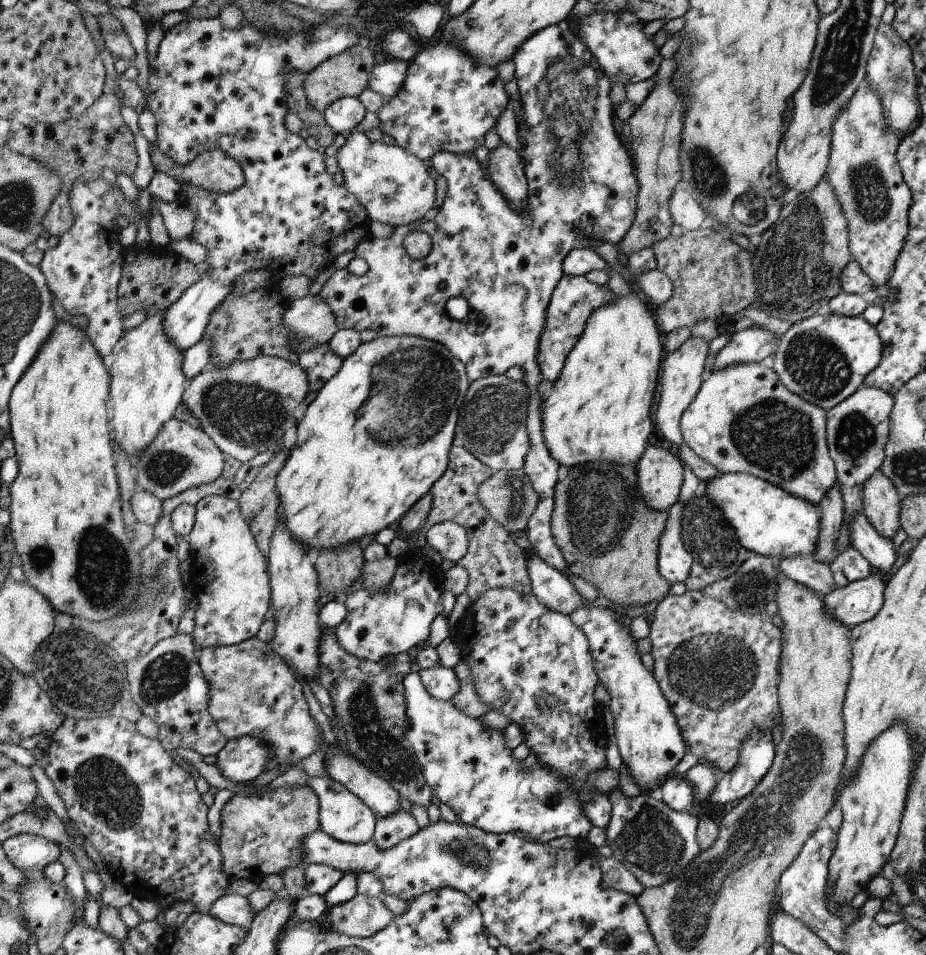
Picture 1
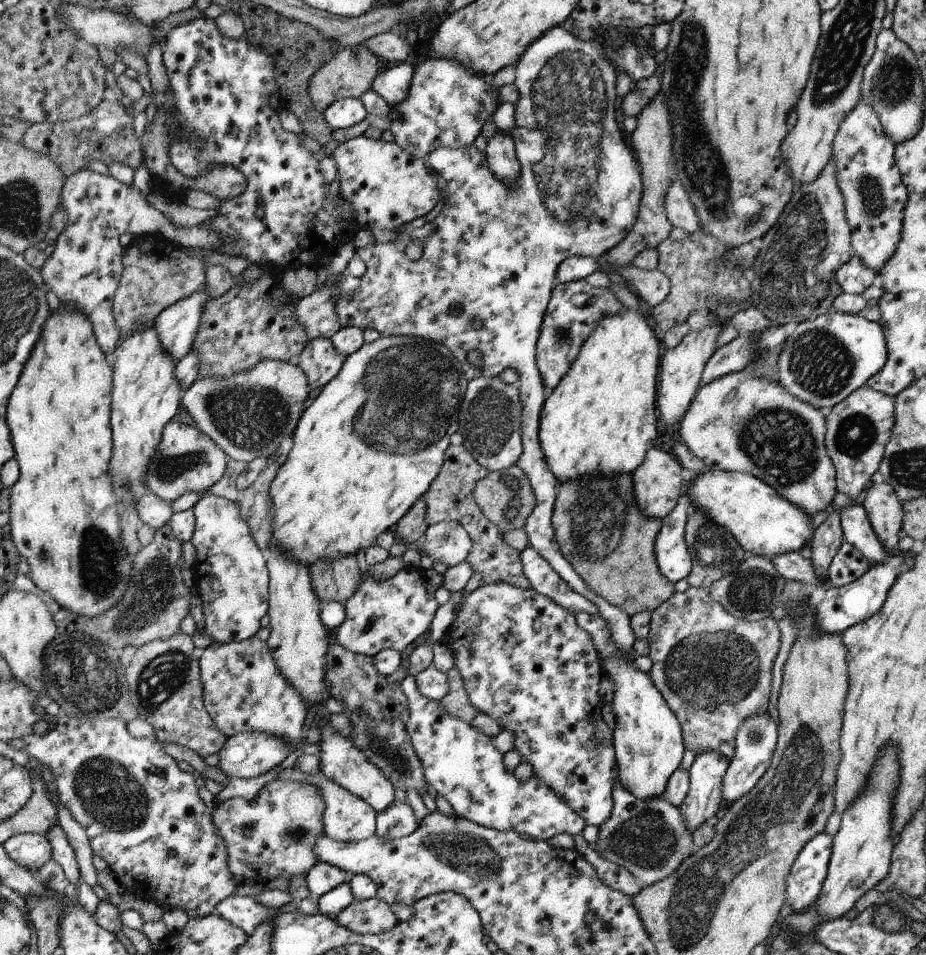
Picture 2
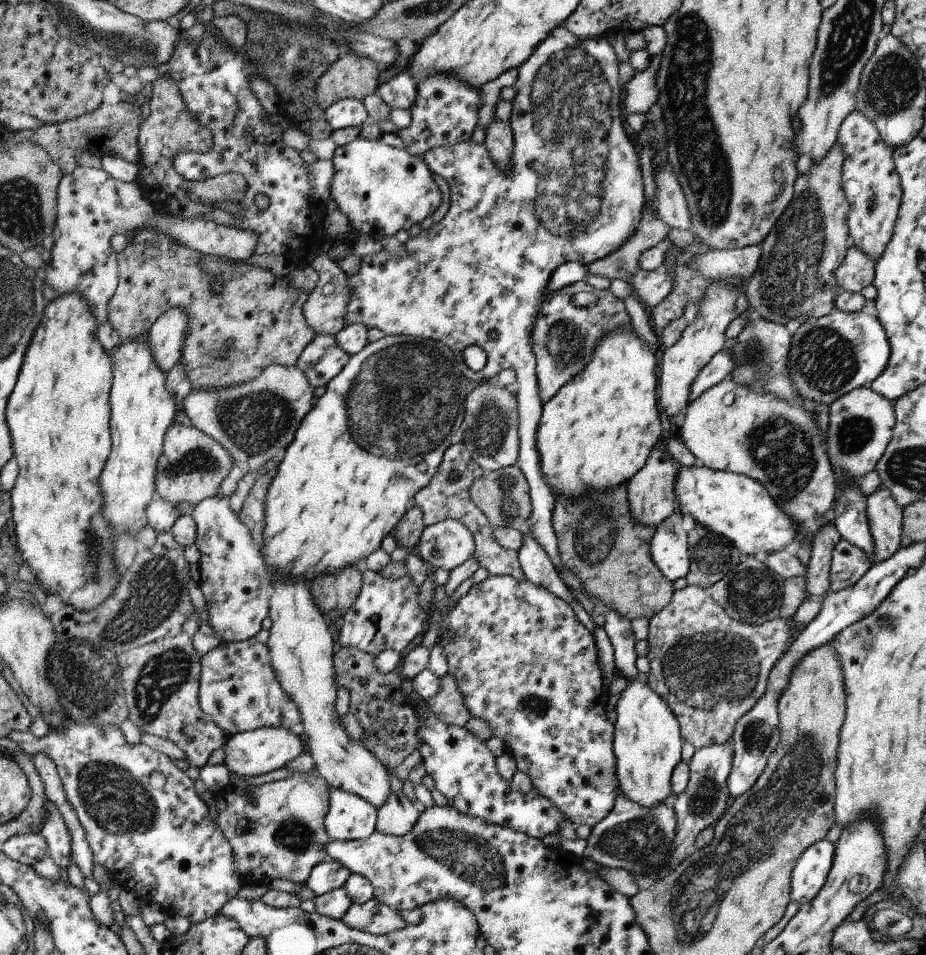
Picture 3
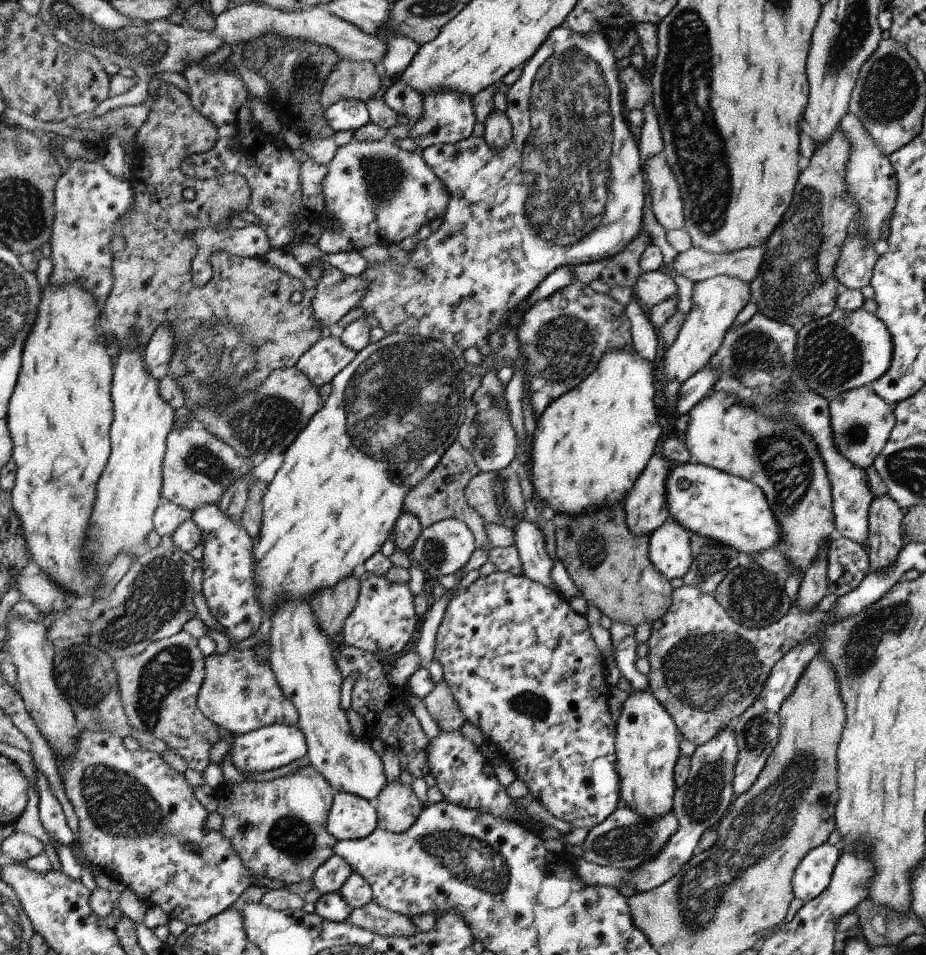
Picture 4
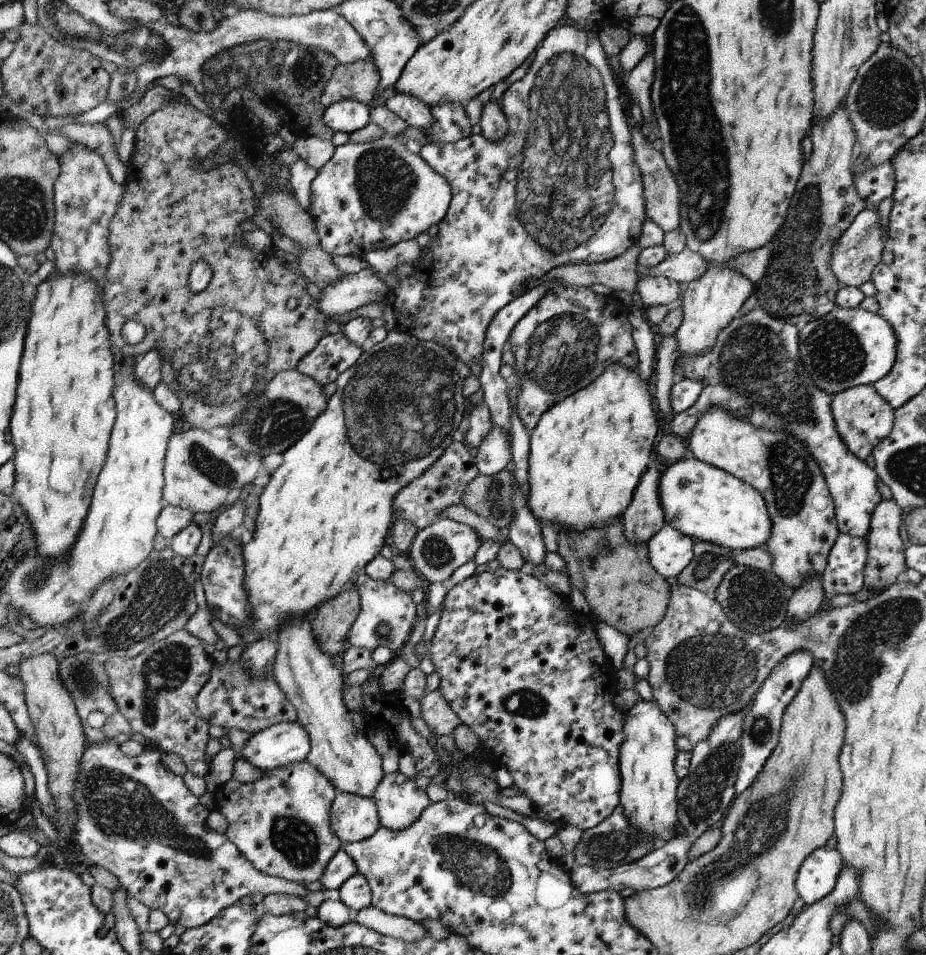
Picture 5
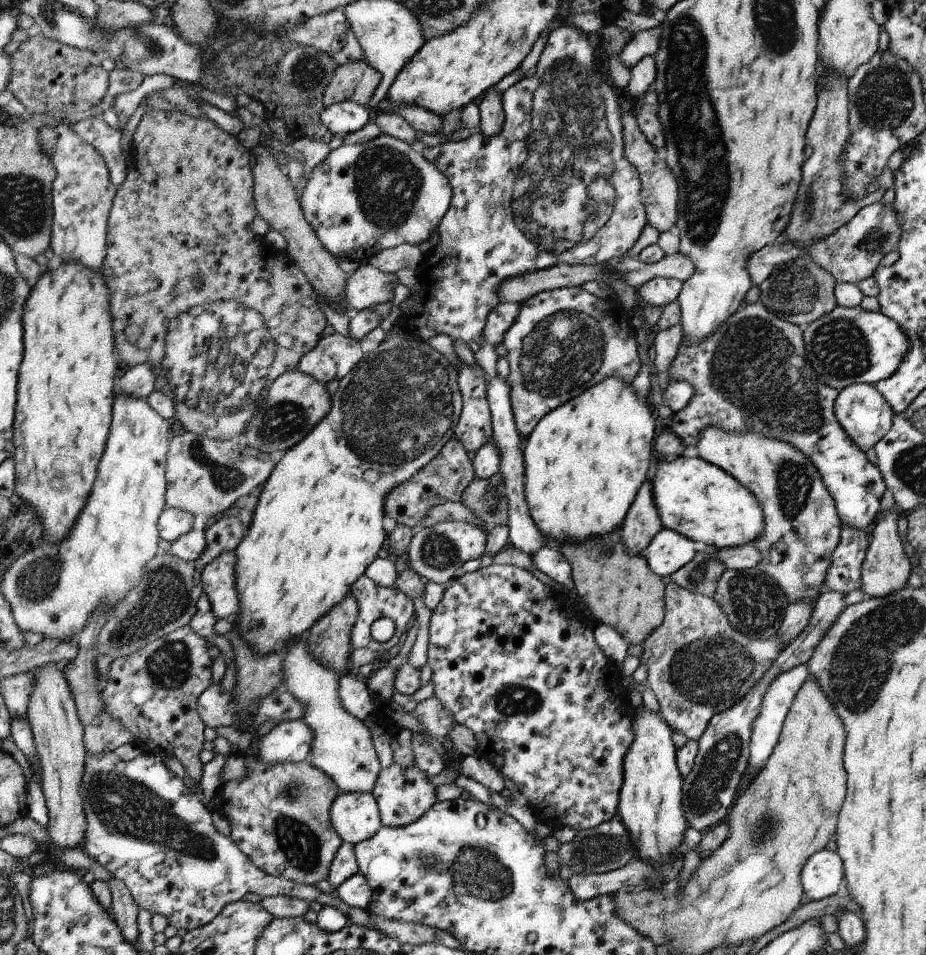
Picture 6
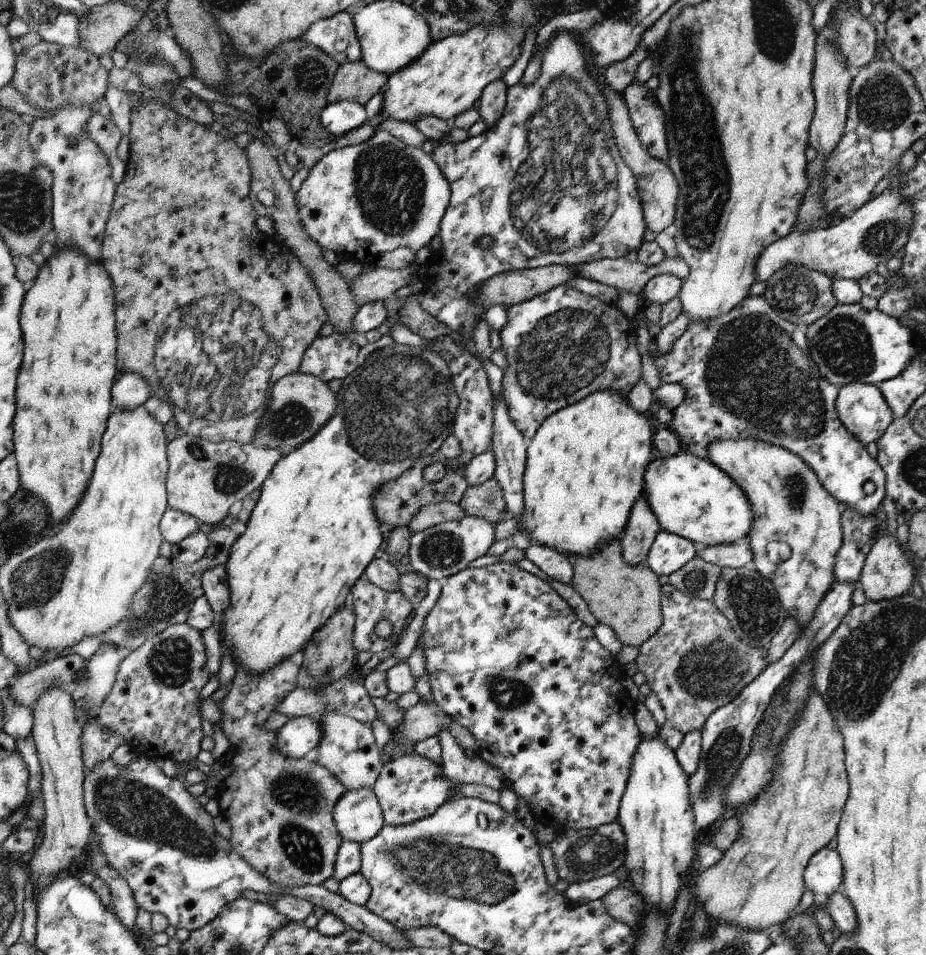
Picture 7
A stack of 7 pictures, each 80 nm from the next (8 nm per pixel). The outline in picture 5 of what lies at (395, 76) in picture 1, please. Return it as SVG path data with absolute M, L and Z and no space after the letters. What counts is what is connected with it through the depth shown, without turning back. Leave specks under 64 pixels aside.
M396 93L386 101L386 106L397 114L409 126L415 126L421 131L435 122L431 108L418 97Z

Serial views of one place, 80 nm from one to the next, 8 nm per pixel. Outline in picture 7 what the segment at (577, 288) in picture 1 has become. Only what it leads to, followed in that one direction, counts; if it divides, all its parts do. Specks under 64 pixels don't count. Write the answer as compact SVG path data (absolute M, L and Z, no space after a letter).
M565 285L508 307L508 324L499 334L508 364L502 396L527 443L556 412L602 388L620 390L627 398L642 377L637 334L622 310Z

